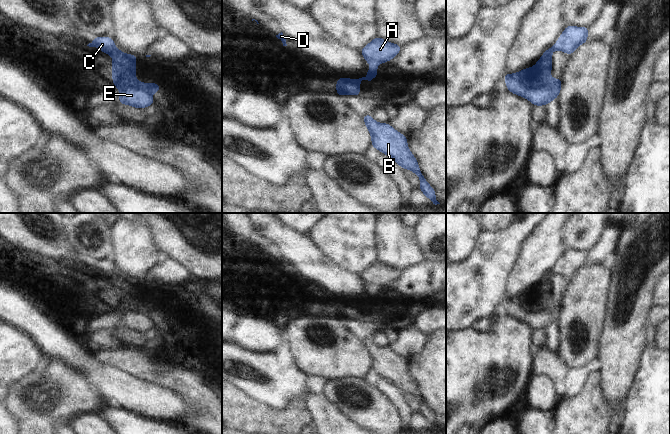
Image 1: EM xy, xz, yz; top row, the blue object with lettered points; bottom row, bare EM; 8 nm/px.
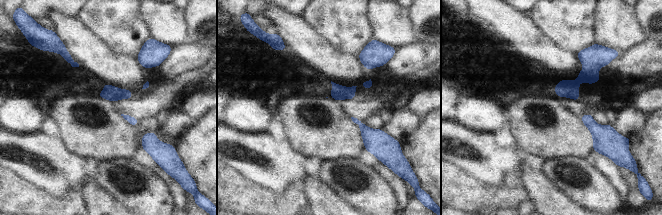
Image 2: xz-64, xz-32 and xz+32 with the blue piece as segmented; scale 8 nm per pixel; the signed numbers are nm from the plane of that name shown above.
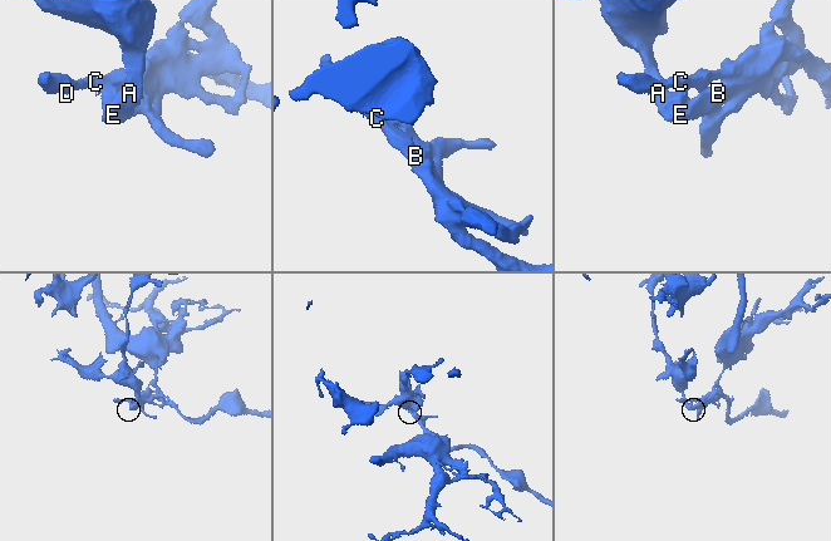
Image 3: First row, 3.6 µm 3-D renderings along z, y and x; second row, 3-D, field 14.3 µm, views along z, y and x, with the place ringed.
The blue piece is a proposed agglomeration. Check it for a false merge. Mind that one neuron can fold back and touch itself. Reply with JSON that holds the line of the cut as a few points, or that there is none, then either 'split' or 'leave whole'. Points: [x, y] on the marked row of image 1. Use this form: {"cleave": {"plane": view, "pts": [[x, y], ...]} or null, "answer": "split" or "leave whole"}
{"cleave": {"plane": "xy", "pts": [[135, 60], [114, 60], [112, 62]]}, "answer": "split"}

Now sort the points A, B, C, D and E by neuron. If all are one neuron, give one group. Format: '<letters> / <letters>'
A B E / C D

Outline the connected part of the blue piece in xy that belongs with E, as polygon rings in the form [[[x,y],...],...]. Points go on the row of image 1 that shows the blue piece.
[[[117,60],[112,62],[111,68],[112,81],[120,91],[118,103],[143,109],[155,102],[150,94],[158,93],[160,84],[137,81],[136,61]]]

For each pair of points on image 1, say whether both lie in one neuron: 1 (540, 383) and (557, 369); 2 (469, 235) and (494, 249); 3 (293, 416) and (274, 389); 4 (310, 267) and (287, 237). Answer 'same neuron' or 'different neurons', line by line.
1: different neurons
2: different neurons
3: different neurons
4: same neuron

